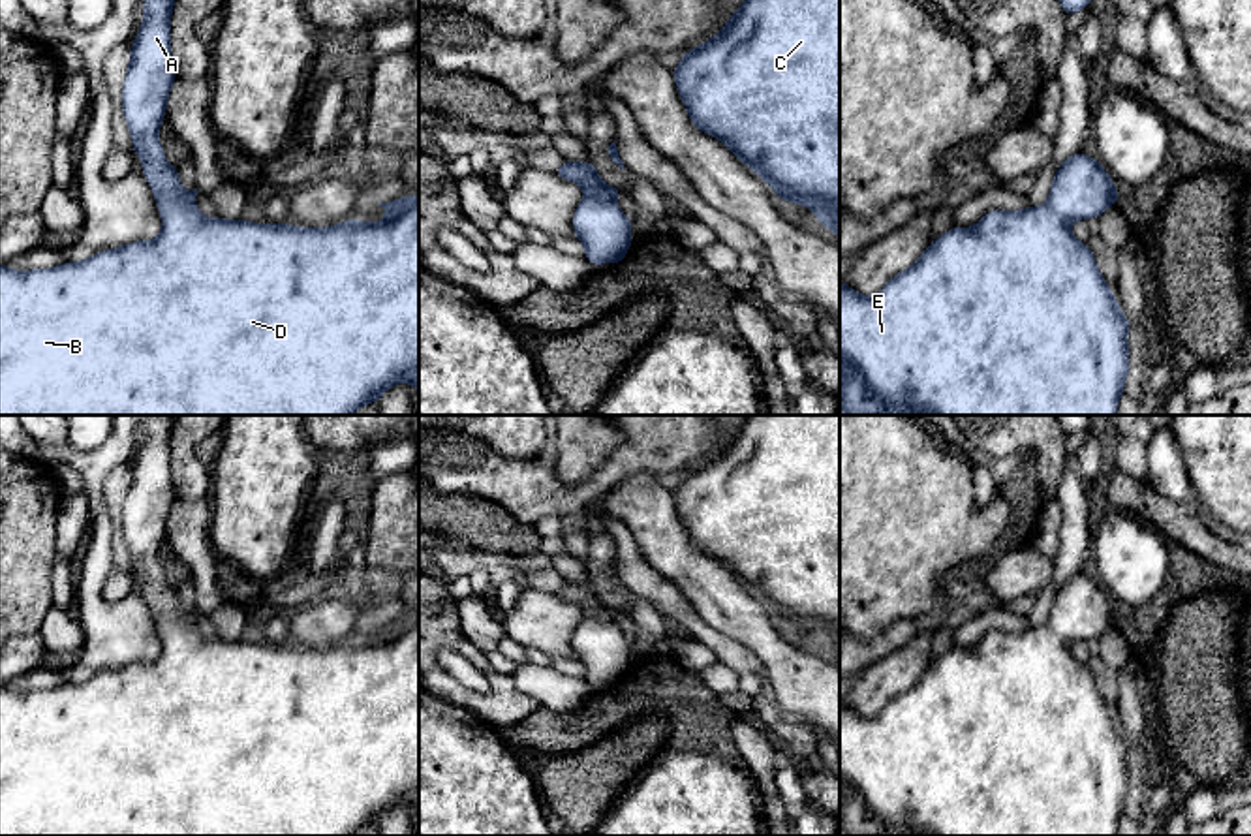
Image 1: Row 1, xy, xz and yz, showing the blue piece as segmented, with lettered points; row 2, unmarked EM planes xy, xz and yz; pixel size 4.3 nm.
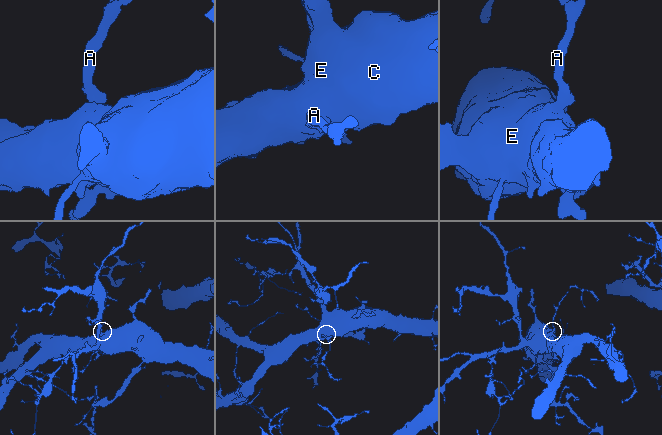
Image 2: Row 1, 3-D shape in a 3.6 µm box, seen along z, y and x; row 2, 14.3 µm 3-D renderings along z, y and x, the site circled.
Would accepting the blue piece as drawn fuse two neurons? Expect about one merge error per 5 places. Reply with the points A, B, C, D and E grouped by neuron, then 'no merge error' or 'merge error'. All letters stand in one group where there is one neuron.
A B C D E | no merge error

